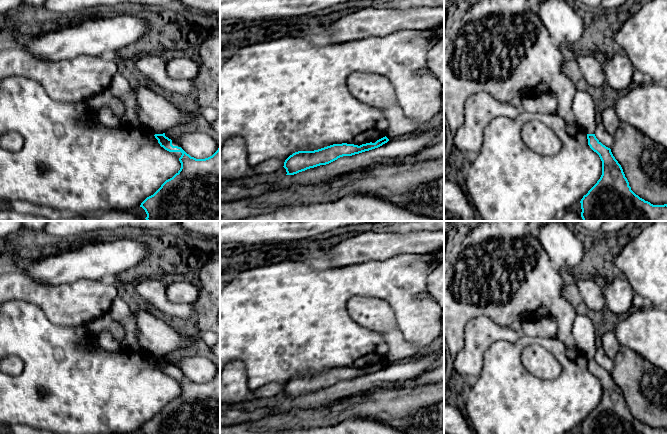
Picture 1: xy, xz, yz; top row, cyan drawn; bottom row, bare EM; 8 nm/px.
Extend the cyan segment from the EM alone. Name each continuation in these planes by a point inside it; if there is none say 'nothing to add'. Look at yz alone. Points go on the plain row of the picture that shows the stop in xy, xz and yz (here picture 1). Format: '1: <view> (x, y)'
nothing to add

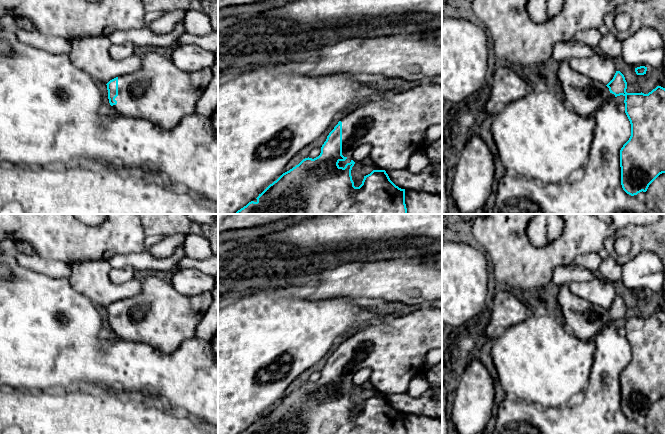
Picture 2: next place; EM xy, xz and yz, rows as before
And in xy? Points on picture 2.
1: xy (159, 316)

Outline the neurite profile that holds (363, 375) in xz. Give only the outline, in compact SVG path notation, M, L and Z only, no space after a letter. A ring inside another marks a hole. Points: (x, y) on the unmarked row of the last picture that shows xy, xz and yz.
M363 368L353 375L352 382L354 386L361 386L369 380L371 380L371 370L370 368Z

